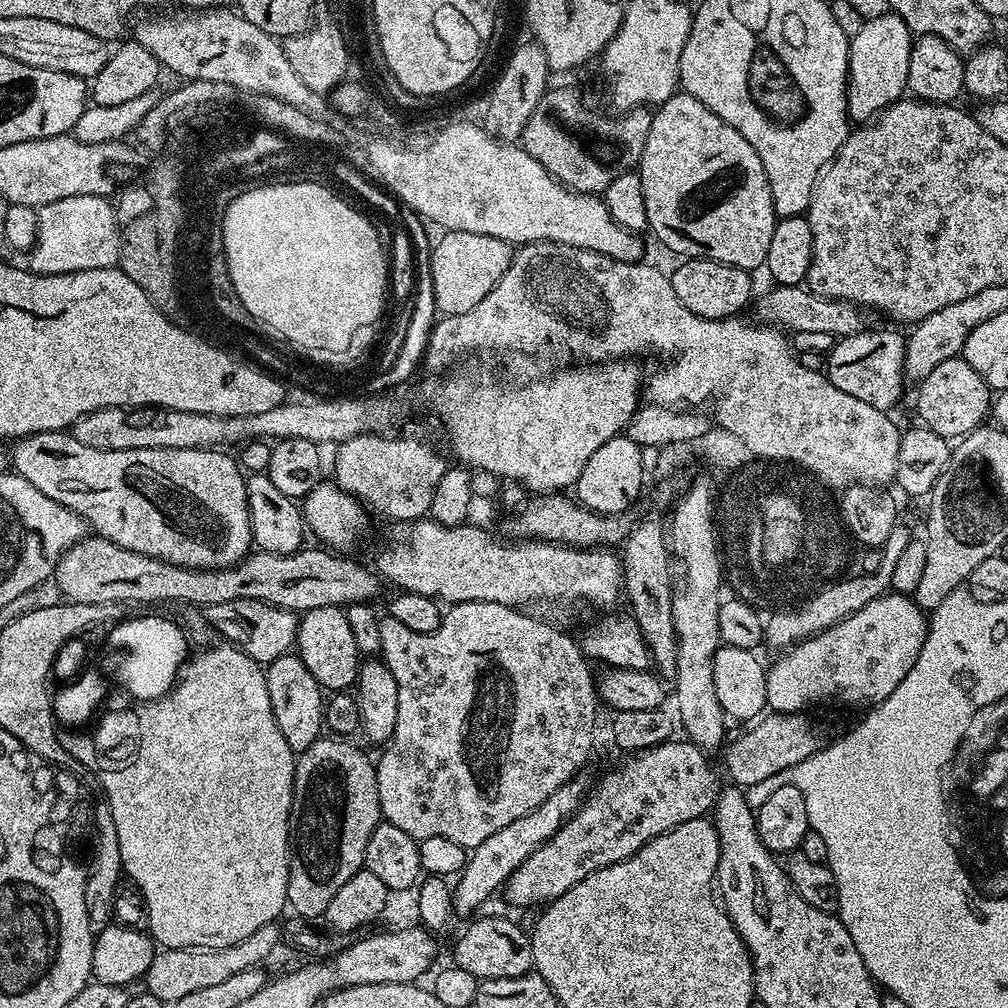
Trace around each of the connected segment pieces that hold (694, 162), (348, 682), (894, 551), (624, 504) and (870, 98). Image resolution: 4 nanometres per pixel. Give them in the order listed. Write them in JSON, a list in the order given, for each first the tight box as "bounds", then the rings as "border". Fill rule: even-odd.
[{"bounds":[638,90,778,270],"border":[[[683,90],[658,105],[652,112],[650,134],[646,134],[638,171],[651,235],[656,235],[670,251],[677,252],[680,258],[717,260],[749,270],[763,265],[778,219],[770,182],[754,146],[750,146],[734,126],[722,122],[714,110],[702,106],[698,98]]]},{"bounds":[294,604,362,693],"border":[[[331,604],[303,613],[296,626],[294,648],[306,670],[314,674],[321,689],[333,693],[351,689],[355,685],[356,671],[360,669],[362,657],[354,642],[354,630],[350,630],[348,613],[343,607]]]},{"bounds":[762,522,910,650],"border":[[[904,522],[897,523],[896,528],[890,530],[890,538],[886,538],[880,552],[878,570],[848,576],[845,580],[842,580],[843,578],[833,579],[831,582],[825,583],[819,590],[812,592],[807,598],[801,599],[801,604],[797,608],[788,608],[785,612],[776,612],[769,620],[767,617],[762,628],[763,639],[766,642],[768,639],[768,644],[772,648],[787,650],[793,644],[798,644],[810,636],[815,636],[817,632],[825,632],[827,628],[842,622],[850,614],[862,610],[862,606],[870,606],[870,602],[874,602],[891,589],[898,554],[902,554],[902,550],[906,550],[909,539],[910,533],[908,533],[907,526],[904,525]]]},{"bounds":[574,434,646,516],"border":[[[626,434],[610,438],[606,446],[601,446],[590,457],[590,462],[582,470],[574,485],[574,496],[579,503],[601,516],[617,516],[619,512],[629,511],[632,503],[644,488],[646,473],[642,466],[642,448]]]},{"bounds":[848,10,914,122],"border":[[[889,10],[881,16],[864,20],[858,34],[848,42],[848,119],[852,122],[868,122],[880,115],[895,100],[905,95],[910,74],[910,50],[914,33],[906,26],[902,17]]]}]

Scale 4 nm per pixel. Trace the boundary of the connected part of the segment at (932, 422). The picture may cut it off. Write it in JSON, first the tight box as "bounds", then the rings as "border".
{"bounds":[916,356,994,442],"border":[[[960,356],[950,358],[939,366],[934,366],[924,380],[919,381],[920,393],[916,396],[916,412],[921,416],[923,427],[934,430],[934,434],[943,436],[952,442],[971,434],[976,428],[989,419],[990,409],[994,404],[993,389],[988,383]]]}

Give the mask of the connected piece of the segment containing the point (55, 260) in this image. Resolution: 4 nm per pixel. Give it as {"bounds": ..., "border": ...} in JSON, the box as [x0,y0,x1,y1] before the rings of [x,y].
{"bounds":[28,195,119,273],"border":[[[78,195],[39,207],[36,242],[28,262],[38,273],[72,273],[115,267],[119,263],[119,232],[113,203],[103,195]]]}

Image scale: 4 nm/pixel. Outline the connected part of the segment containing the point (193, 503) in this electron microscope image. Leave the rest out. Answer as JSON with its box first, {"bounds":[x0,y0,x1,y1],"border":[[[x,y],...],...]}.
{"bounds":[10,431,253,568],"border":[[[67,431],[39,432],[33,436],[25,436],[15,441],[10,448],[10,464],[17,476],[26,478],[30,486],[38,486],[46,498],[54,498],[62,506],[66,506],[74,514],[84,519],[85,525],[103,540],[114,542],[114,546],[122,546],[122,550],[134,550],[134,554],[142,554],[150,558],[158,558],[162,562],[170,562],[179,568],[230,568],[239,560],[249,555],[253,547],[250,530],[250,510],[246,494],[246,476],[235,455],[227,456],[224,450],[216,448],[147,448],[146,450],[94,450],[94,446],[86,446],[78,442]]]}

